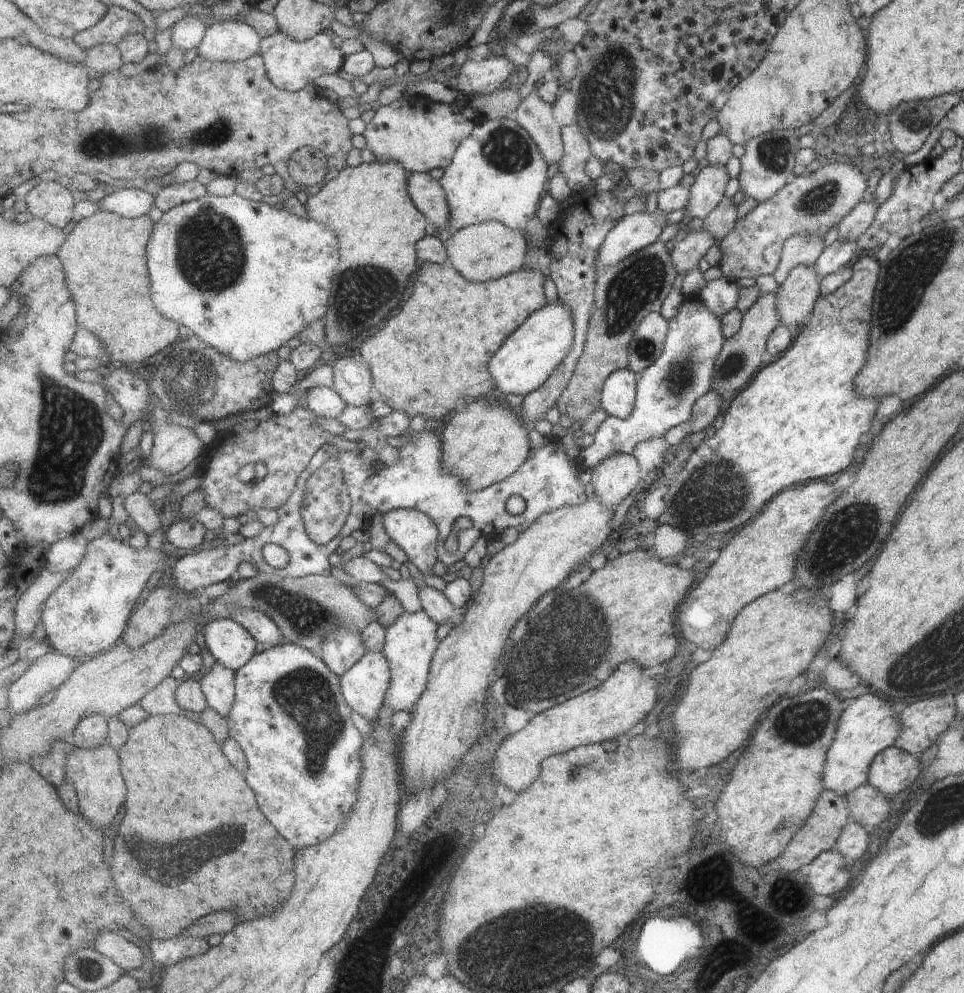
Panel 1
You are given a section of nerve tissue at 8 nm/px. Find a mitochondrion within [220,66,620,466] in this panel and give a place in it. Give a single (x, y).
(357, 280)

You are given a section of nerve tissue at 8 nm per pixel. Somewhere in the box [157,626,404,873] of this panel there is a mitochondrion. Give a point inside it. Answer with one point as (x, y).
(305, 694)

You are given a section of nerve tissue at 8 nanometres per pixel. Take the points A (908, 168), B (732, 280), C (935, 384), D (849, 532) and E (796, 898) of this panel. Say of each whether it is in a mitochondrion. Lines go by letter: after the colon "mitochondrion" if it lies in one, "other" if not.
A: other
B: other
C: other
D: mitochondrion
E: other

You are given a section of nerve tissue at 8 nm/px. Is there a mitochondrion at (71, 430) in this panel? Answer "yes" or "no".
yes

